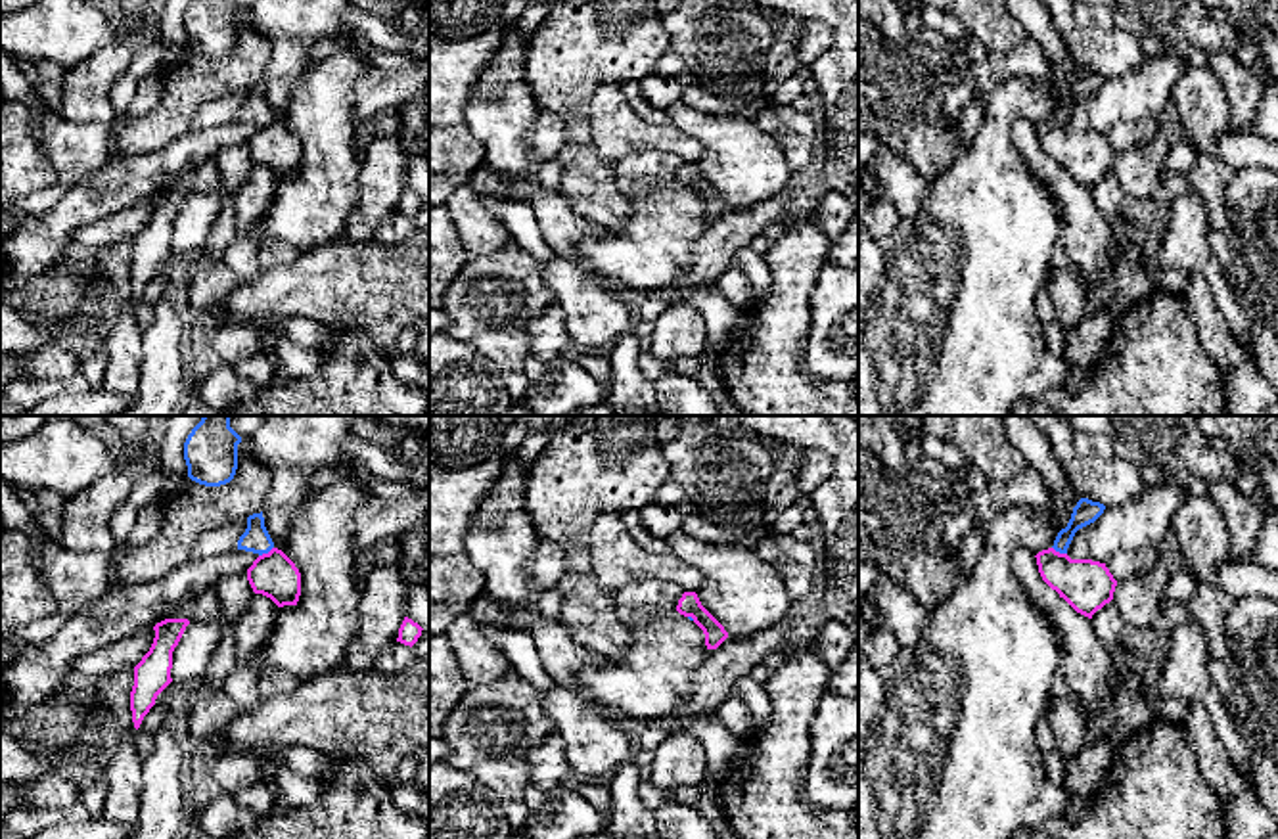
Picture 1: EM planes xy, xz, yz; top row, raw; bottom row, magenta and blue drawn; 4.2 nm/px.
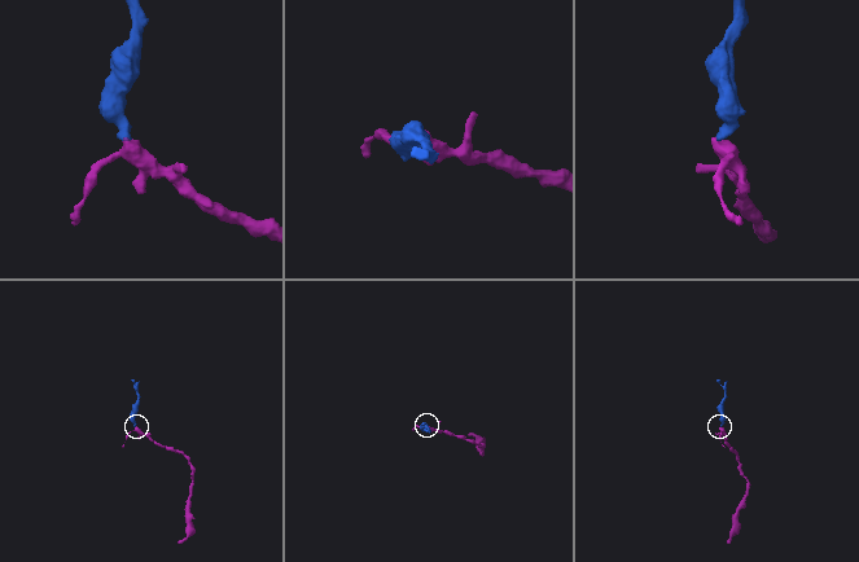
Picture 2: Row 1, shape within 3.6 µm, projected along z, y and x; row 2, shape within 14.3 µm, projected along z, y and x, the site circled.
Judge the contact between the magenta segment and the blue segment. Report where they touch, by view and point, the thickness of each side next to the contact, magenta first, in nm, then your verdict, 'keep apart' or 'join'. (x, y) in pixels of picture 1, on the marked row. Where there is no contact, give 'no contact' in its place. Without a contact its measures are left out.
meets magenta in xy at (265, 554); 190 nm thick on the magenta side, 120 nm on the other; join

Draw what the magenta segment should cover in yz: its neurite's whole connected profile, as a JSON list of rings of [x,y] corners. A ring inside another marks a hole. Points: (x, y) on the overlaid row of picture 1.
[[[1081,498],[1073,508],[1067,527],[1058,533],[1054,546],[1035,556],[1042,580],[1077,613],[1088,619],[1113,600],[1117,580],[1106,563],[1071,559],[1067,548],[1075,533],[1094,523],[1104,510],[1104,504]]]

